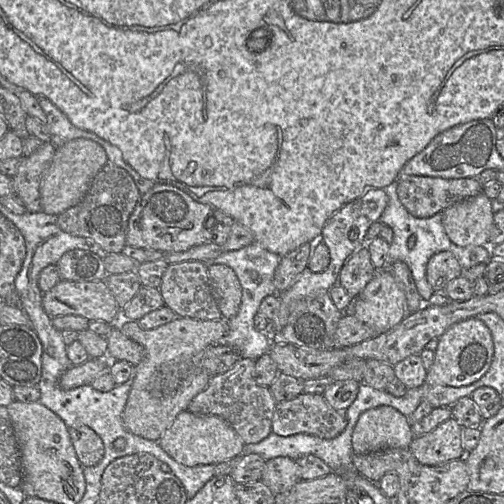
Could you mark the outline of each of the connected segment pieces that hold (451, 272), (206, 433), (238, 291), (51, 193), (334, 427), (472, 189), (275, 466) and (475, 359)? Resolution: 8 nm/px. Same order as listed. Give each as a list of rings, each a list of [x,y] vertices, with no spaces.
[[[441,251],[430,257],[427,264],[427,281],[435,294],[442,294],[446,285],[462,275],[462,267],[450,251]]]
[[[182,411],[159,439],[162,449],[185,466],[218,464],[241,455],[245,443],[234,428],[215,415],[199,415]]]
[[[224,264],[208,267],[210,286],[222,318],[229,320],[236,316],[242,301],[242,287],[234,270]]]
[[[77,138],[56,148],[53,159],[43,172],[40,181],[41,211],[46,214],[59,215],[77,205],[84,198],[94,177],[107,161],[105,150],[92,140]]]
[[[302,393],[275,406],[272,432],[280,436],[309,434],[332,439],[347,425],[346,410],[335,410],[323,394]]]
[[[406,175],[397,180],[399,200],[408,212],[428,218],[450,206],[483,192],[477,178],[446,179],[434,176]]]
[[[275,457],[266,461],[261,481],[274,495],[285,494],[299,480],[299,470],[295,460],[289,457]]]
[[[476,317],[468,318],[449,327],[439,337],[434,362],[425,379],[431,386],[462,387],[479,380],[489,369],[494,354],[490,329]]]

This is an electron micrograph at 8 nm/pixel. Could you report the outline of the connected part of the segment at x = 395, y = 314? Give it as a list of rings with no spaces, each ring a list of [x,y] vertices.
[[[388,267],[377,270],[355,300],[354,316],[370,327],[376,336],[398,325],[407,314],[405,293]]]

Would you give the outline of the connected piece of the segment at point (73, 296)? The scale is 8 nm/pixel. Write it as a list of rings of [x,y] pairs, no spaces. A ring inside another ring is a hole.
[[[61,280],[43,293],[42,306],[50,317],[75,315],[112,326],[122,311],[104,280]]]

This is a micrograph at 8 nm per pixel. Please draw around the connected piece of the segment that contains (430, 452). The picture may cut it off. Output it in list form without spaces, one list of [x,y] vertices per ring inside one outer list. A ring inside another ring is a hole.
[[[451,417],[432,431],[414,437],[409,449],[421,464],[438,466],[464,458],[462,436],[463,427]]]

